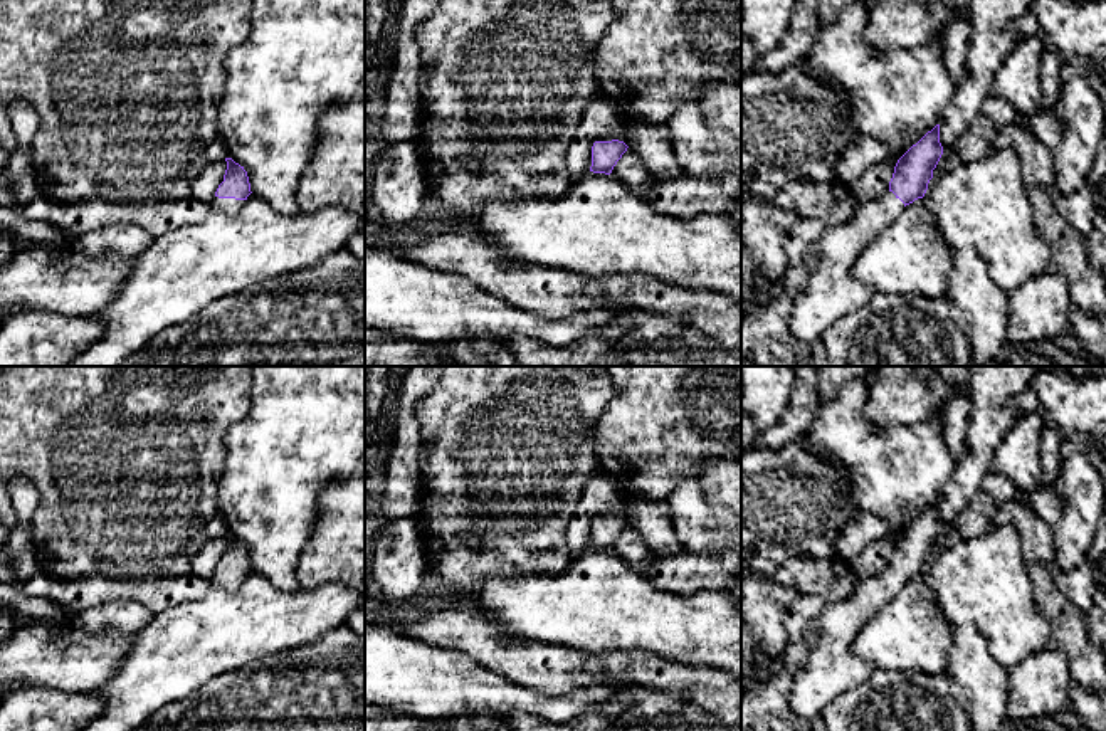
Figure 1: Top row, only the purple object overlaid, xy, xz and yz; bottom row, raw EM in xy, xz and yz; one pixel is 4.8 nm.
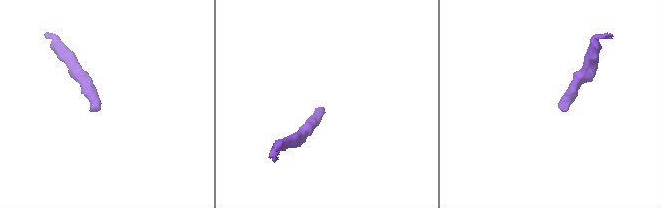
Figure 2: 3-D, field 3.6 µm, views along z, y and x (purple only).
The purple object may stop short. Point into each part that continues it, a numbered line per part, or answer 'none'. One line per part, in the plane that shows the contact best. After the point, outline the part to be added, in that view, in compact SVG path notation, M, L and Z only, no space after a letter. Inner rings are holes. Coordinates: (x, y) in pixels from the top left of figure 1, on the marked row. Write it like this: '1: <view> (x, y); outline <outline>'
1: xy (224, 205); outline M213 197L213 200L210 202L210 208L213 212L225 213L227 217L234 217L244 207L244 203L245 200Z

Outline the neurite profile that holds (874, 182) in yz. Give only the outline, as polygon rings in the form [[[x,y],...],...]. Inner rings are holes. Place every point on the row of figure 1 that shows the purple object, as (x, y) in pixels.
[[[882,161],[867,168],[852,185],[852,192],[859,202],[877,198],[889,190],[896,163]]]

